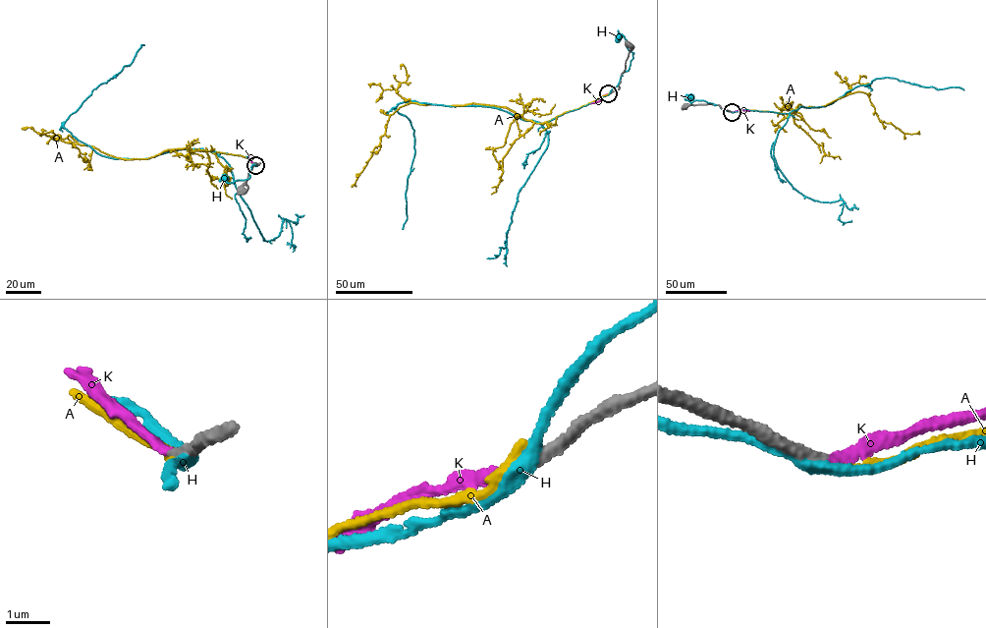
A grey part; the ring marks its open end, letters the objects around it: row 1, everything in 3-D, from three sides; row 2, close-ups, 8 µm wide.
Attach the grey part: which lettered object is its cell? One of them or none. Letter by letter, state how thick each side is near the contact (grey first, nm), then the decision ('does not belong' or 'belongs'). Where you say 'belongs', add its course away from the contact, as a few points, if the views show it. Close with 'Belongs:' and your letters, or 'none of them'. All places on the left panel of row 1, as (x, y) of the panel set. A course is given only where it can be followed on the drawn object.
A: 320 nm thick on the grey side, 260 nm on the other; does not belong
H: 360 nm thick on the grey side, 240 nm on the other; does not belong
K: 280 nm thick on the grey side, 220 nm on the other; belongs
Belongs: K

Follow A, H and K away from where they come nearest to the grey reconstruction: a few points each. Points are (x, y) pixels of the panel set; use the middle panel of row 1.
A: (609, 93), (541, 123), (526, 120), (502, 106), (410, 102), (389, 116), (385, 133), (359, 174), (356, 186)
H: (609, 93), (632, 58), (627, 40), (621, 34), (619, 37)
K: (609, 94), (590, 103)

